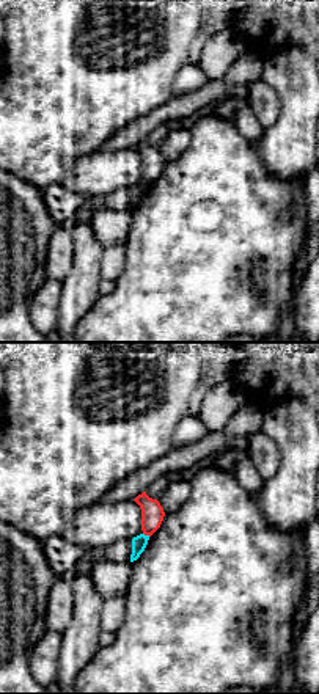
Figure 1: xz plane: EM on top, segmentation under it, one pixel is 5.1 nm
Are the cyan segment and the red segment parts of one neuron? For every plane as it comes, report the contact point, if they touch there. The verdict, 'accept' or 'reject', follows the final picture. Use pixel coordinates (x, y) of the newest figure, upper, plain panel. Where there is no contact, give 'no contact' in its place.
meets cyan at (146, 184)

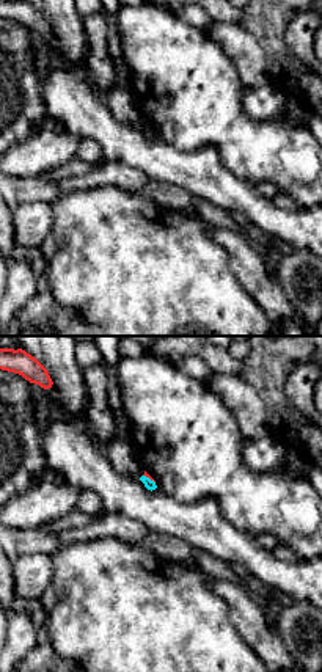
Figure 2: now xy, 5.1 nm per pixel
meets cyan at (148, 126)

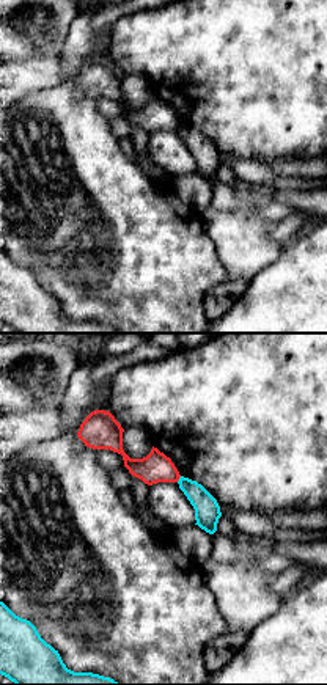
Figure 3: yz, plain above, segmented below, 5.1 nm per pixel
meets cyan at (180, 128)

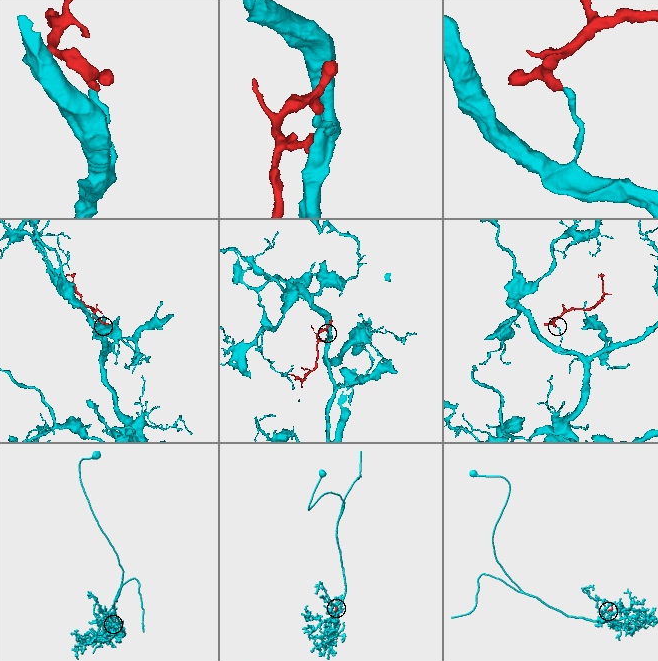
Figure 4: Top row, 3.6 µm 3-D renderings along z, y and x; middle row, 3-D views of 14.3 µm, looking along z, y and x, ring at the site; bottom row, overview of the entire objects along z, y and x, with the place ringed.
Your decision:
reject

